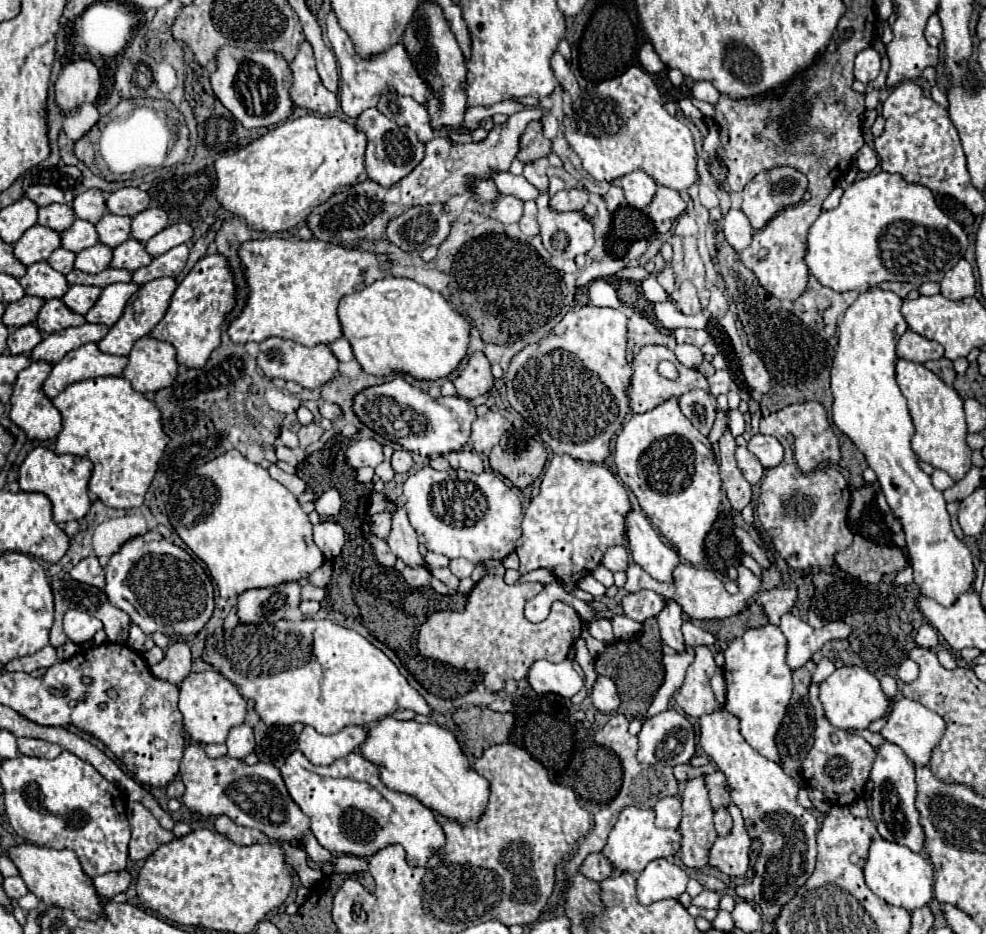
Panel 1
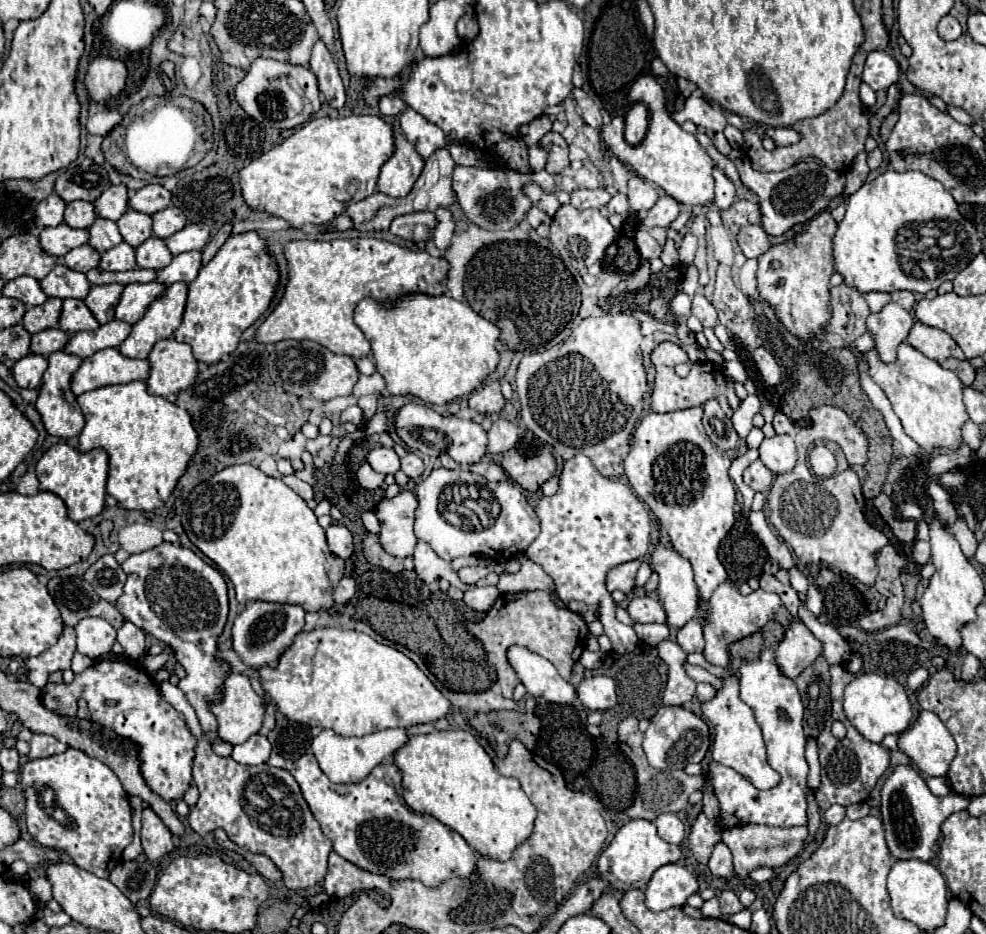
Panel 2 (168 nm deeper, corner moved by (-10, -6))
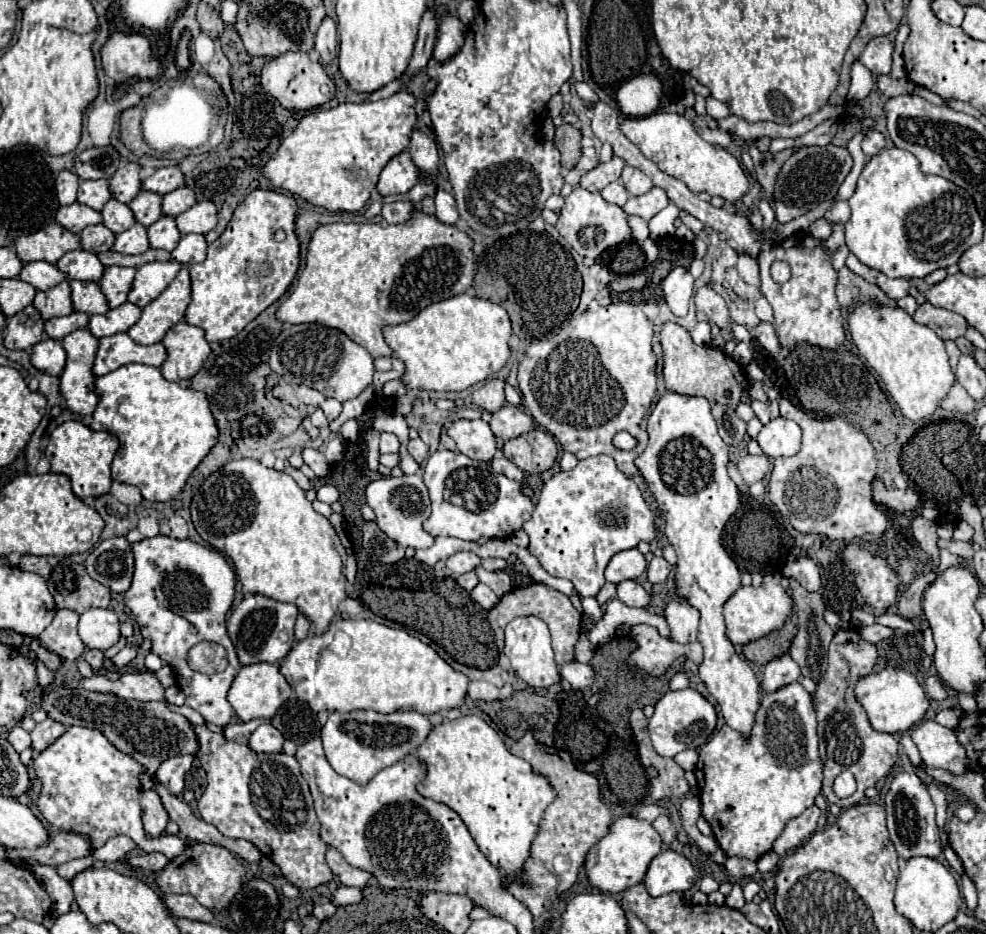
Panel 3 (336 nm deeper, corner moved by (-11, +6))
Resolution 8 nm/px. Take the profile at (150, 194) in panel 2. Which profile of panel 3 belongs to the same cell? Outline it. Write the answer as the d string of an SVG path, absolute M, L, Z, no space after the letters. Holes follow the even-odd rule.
M179 166L159 168L153 176L149 176L143 182L145 190L157 192L157 194L169 194L169 192L181 188L181 186L185 186L185 178L183 178L183 172L181 172Z

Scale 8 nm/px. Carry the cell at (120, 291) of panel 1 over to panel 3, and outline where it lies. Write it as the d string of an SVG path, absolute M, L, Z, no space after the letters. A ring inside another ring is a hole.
M167 260L167 262L149 262L141 268L137 268L137 276L133 282L133 288L129 292L129 302L145 308L151 300L155 300L177 276L177 272L183 268L181 262Z

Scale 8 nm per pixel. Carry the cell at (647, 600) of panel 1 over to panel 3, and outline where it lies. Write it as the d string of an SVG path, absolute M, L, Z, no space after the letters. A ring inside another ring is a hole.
M623 580L617 584L617 598L633 608L645 608L649 604L649 594L635 580Z

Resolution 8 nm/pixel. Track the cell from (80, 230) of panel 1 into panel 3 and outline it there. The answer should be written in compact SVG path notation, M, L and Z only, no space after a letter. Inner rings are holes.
M111 198L103 206L101 214L103 214L103 224L109 230L113 230L115 234L121 234L121 232L125 232L127 228L131 228L135 224L135 214L131 212L131 208L127 204L115 200L115 198Z

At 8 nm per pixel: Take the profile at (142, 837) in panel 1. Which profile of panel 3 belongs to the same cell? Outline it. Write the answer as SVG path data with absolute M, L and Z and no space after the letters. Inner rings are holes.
M143 790L141 794L141 808L143 808L143 826L149 836L161 836L165 824L169 820L161 798L155 790Z

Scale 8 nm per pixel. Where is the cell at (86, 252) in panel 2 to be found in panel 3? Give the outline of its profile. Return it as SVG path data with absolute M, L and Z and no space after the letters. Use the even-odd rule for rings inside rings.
M97 224L97 226L89 226L81 232L81 242L83 242L85 250L99 254L99 252L107 252L113 248L115 234L107 226Z

